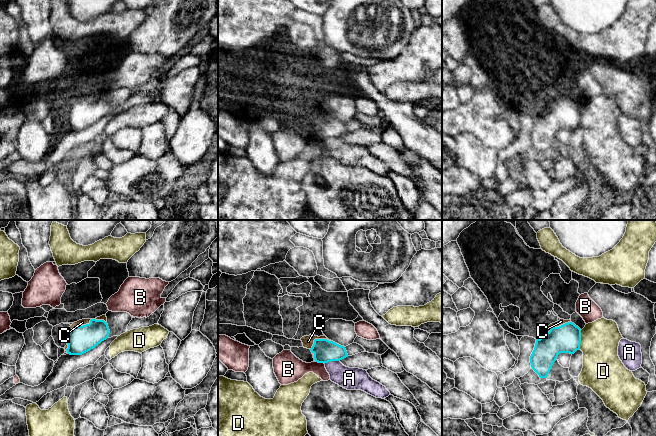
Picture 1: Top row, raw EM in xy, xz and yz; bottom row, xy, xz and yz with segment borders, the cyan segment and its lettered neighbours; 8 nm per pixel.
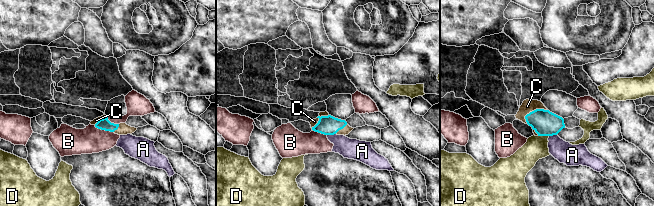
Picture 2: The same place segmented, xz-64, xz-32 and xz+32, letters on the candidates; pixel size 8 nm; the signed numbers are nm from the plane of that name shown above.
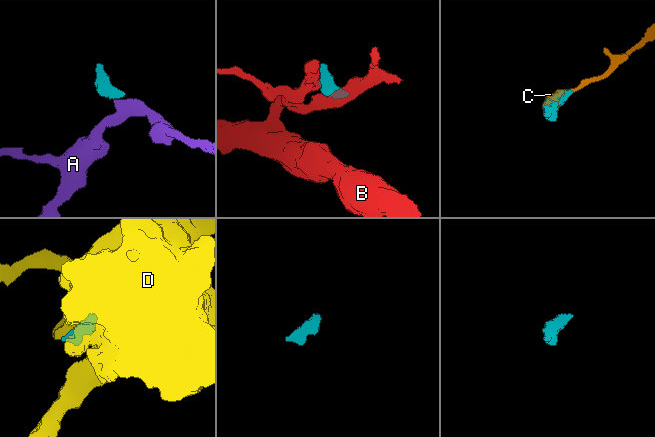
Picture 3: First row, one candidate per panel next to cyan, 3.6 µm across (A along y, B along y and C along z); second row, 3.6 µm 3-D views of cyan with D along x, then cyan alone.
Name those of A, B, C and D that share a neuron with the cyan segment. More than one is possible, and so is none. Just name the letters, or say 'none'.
C

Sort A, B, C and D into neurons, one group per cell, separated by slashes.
A / B / C / D

